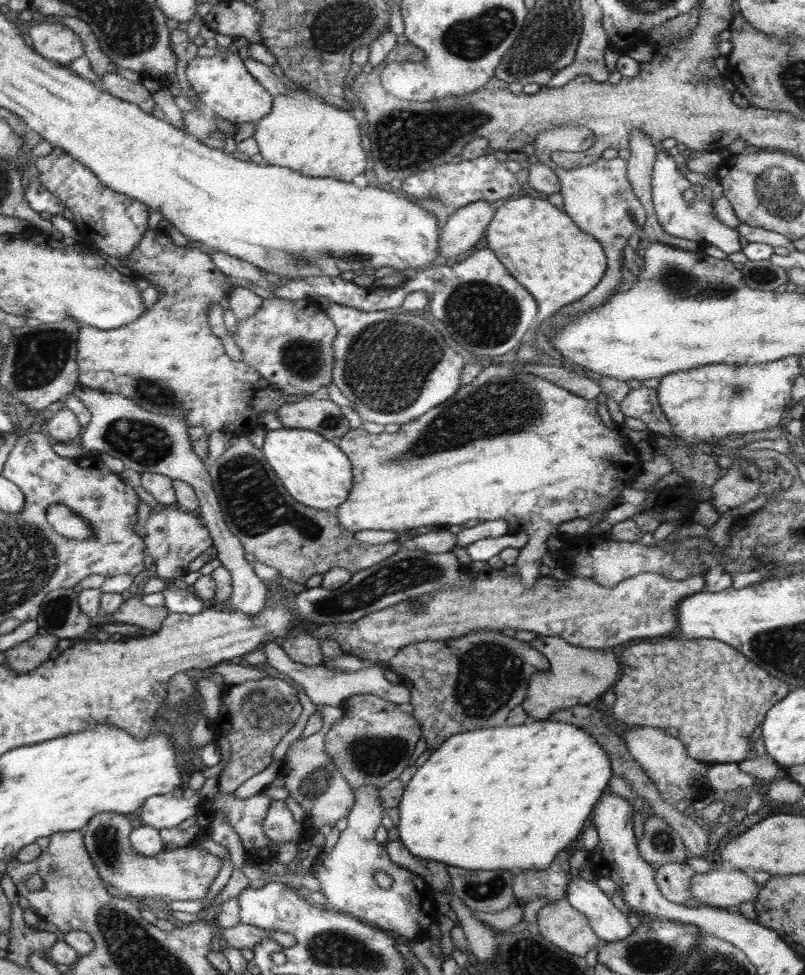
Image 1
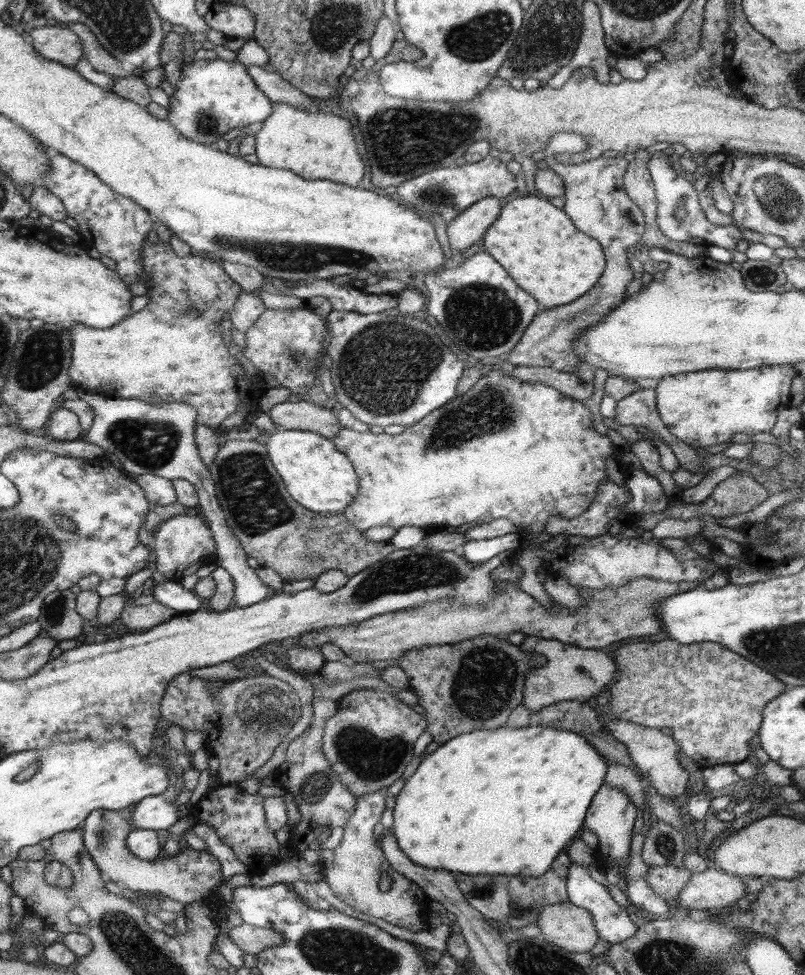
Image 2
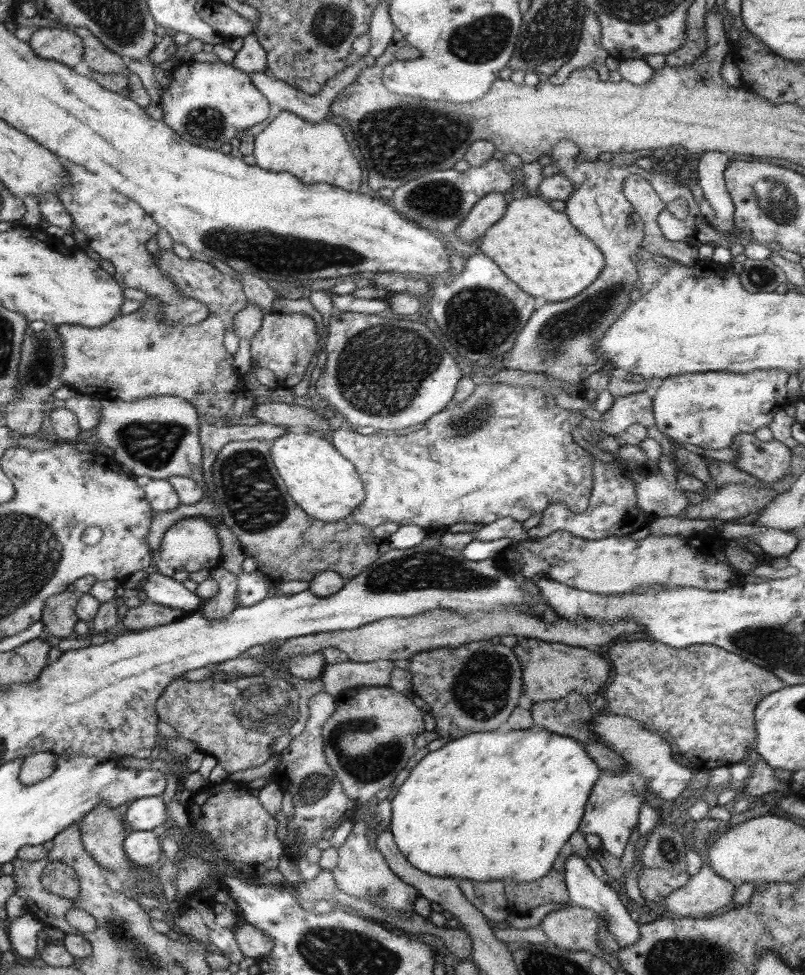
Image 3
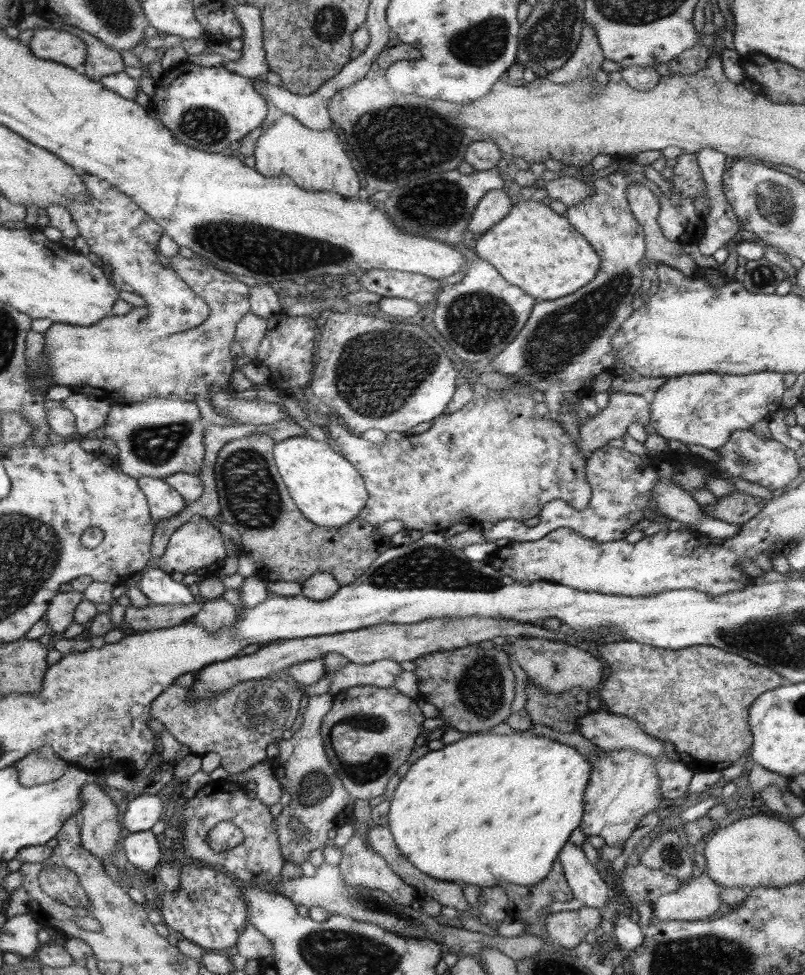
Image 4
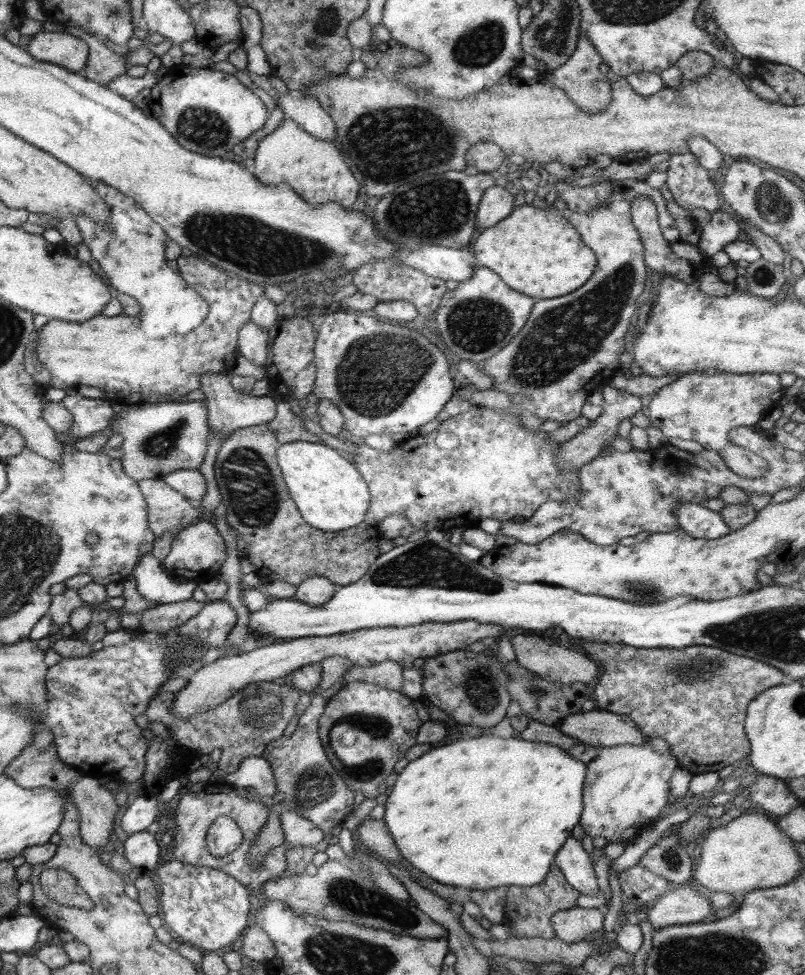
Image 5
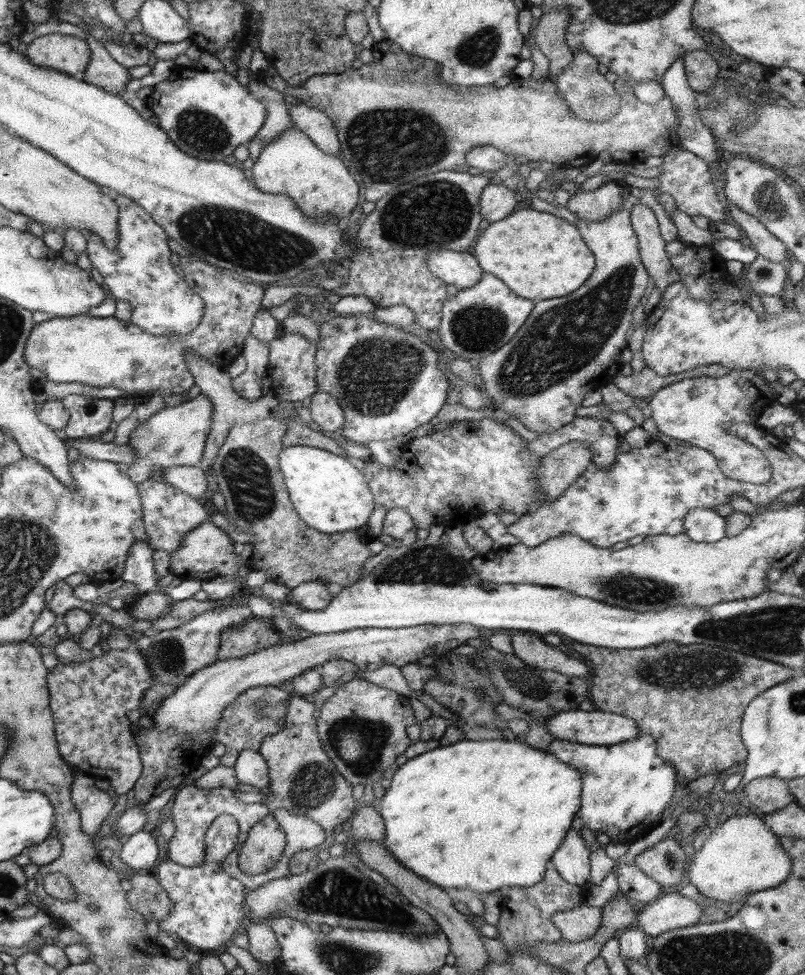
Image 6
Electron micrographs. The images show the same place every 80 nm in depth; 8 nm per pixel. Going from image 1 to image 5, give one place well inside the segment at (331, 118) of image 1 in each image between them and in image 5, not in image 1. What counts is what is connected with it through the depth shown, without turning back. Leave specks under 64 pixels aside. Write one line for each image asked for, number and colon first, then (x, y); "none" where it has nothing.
2: (315, 145)
3: (314, 152)
4: (314, 159)
5: (314, 169)

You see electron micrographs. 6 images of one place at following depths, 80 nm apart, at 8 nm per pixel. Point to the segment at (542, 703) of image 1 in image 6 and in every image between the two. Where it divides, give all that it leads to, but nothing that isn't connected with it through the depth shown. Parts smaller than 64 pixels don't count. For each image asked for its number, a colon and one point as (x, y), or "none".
2: (569, 673)
3: (551, 670)
4: (555, 666)
5: (545, 658)
6: (532, 649)

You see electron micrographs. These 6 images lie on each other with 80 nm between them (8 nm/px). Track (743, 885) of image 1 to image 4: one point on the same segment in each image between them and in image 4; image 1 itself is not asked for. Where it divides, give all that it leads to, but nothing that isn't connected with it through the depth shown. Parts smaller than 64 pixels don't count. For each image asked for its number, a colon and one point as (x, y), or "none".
2: (713, 889)
3: (705, 892)
4: (697, 898)

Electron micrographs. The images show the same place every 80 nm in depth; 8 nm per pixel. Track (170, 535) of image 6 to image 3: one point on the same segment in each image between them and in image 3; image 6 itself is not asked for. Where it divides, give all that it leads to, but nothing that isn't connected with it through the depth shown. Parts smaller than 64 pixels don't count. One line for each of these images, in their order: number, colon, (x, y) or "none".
3: (160, 495)
4: (164, 502)
5: (168, 511)

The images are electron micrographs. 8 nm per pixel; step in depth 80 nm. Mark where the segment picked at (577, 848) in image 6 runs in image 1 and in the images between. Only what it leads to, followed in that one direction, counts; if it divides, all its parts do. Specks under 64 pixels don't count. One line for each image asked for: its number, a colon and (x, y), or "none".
1: (610, 925)
2: (612, 922)
3: (585, 889)
4: (582, 877)
5: (576, 865)

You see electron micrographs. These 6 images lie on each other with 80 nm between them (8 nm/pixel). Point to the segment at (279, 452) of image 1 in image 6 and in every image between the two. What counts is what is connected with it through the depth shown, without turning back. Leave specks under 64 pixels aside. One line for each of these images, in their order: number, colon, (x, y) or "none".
2: (318, 476)
3: (323, 483)
4: (328, 490)
5: (331, 495)
6: (331, 495)

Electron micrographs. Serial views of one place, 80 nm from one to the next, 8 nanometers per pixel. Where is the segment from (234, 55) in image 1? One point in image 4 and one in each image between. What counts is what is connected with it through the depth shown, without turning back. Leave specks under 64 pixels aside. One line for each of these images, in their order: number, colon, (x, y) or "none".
2: (213, 96)
3: (207, 104)
4: (207, 108)

